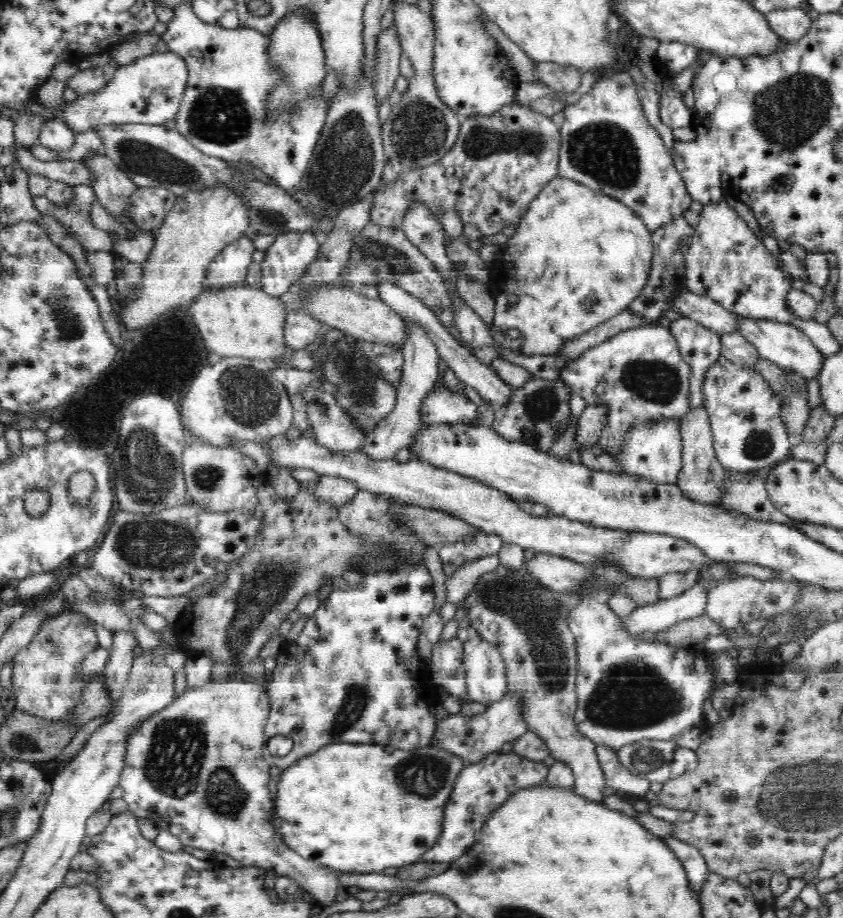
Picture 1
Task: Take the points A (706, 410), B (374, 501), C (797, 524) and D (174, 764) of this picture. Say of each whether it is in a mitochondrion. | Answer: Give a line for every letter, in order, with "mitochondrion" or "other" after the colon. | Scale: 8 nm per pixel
A: other
B: other
C: other
D: mitochondrion

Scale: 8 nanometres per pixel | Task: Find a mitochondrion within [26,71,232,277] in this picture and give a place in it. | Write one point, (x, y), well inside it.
(141, 157)

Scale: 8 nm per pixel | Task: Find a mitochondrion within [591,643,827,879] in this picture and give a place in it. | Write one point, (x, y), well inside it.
(647, 760)

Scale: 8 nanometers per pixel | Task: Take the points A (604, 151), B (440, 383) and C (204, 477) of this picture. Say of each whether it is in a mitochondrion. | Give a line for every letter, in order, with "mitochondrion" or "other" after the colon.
A: mitochondrion
B: other
C: mitochondrion

